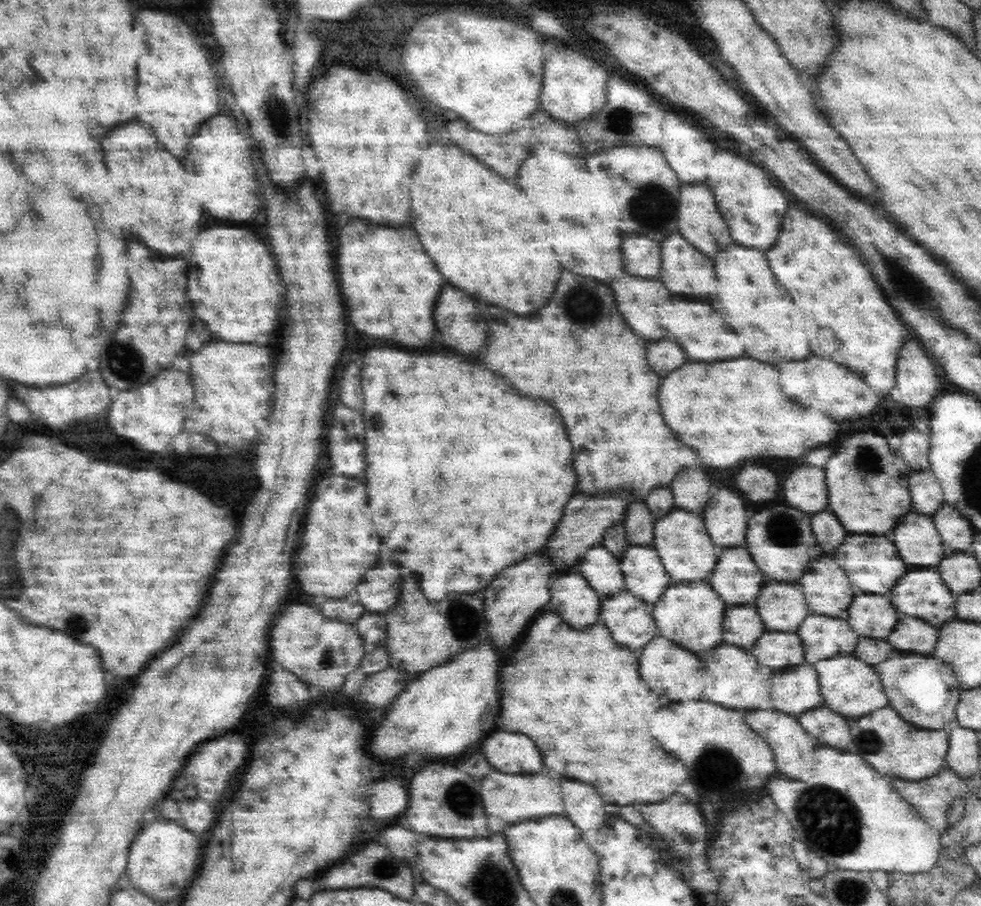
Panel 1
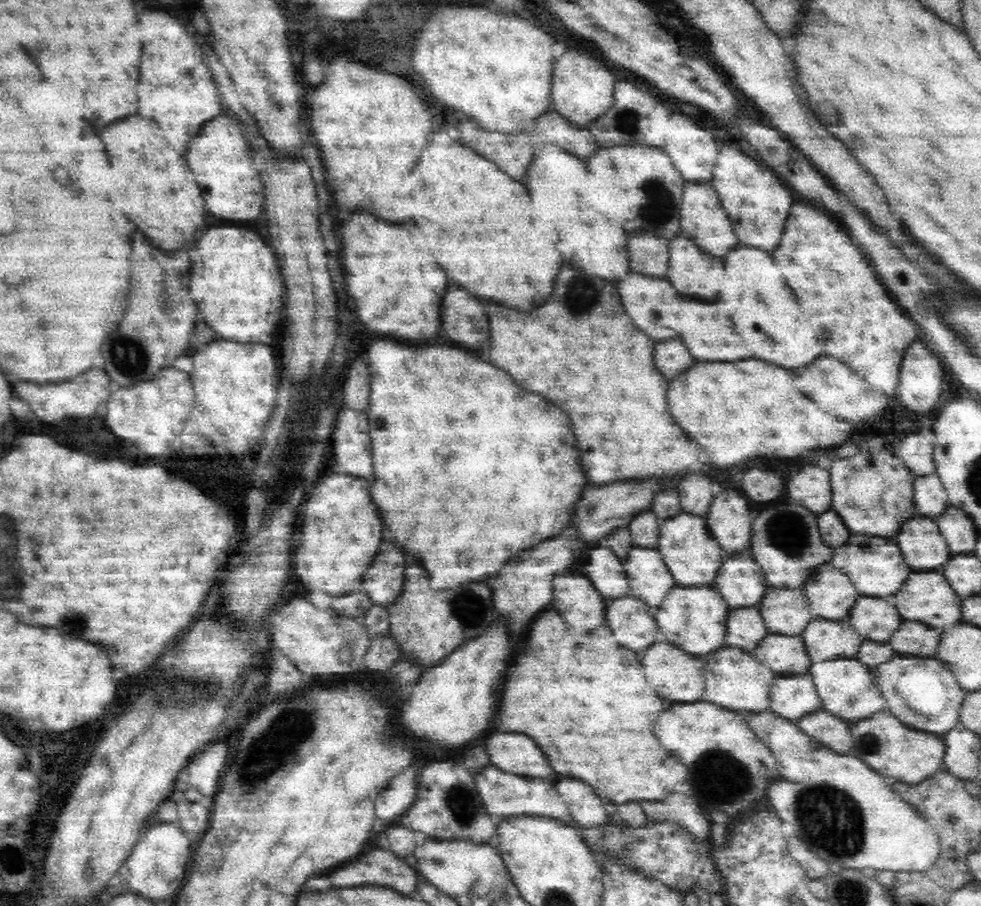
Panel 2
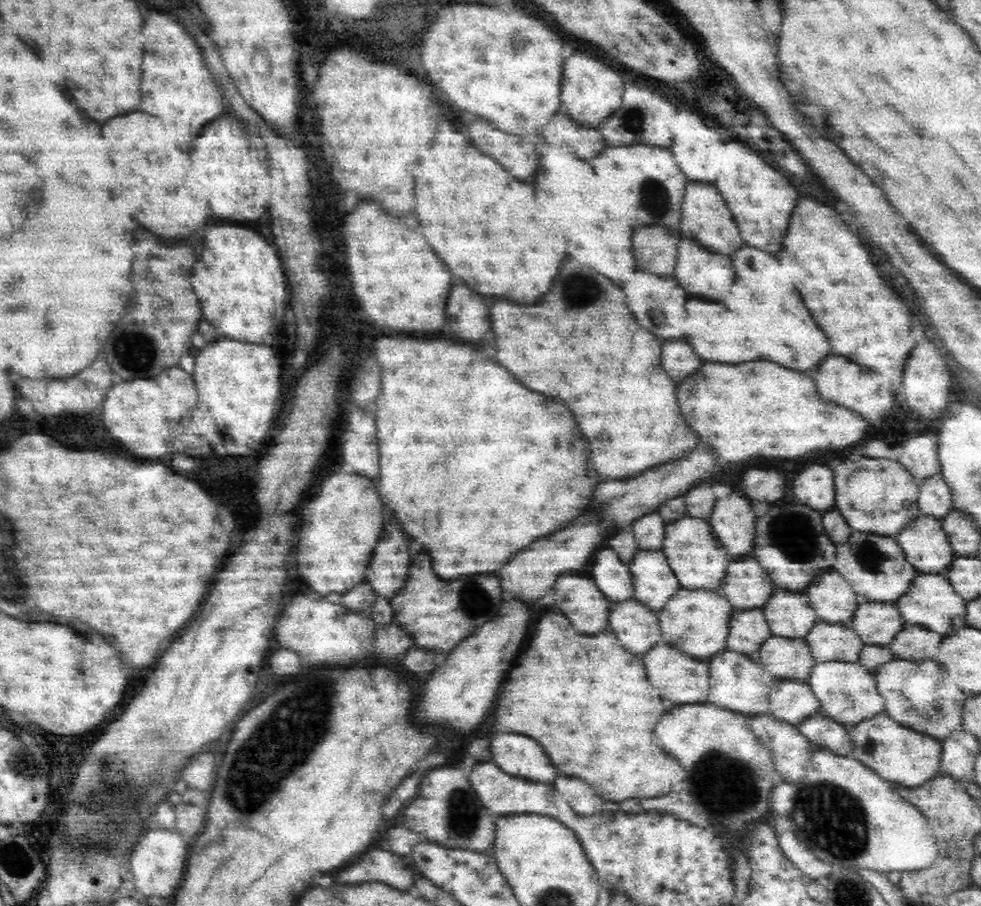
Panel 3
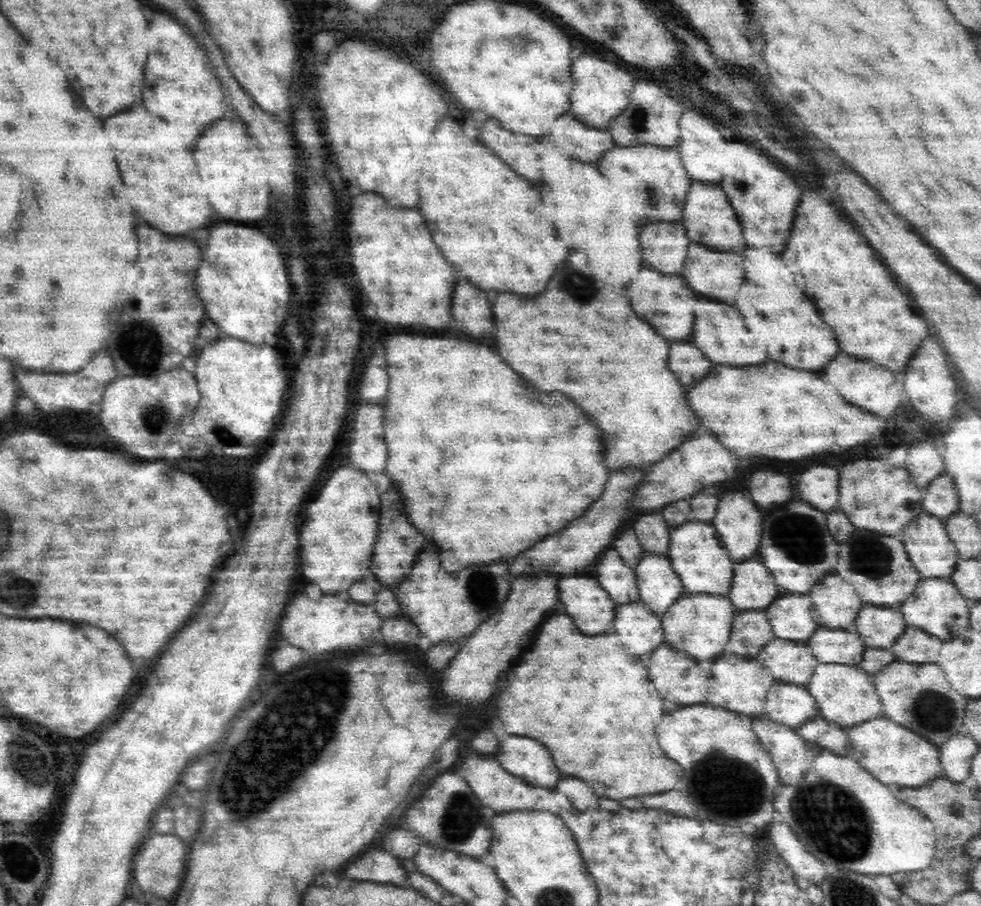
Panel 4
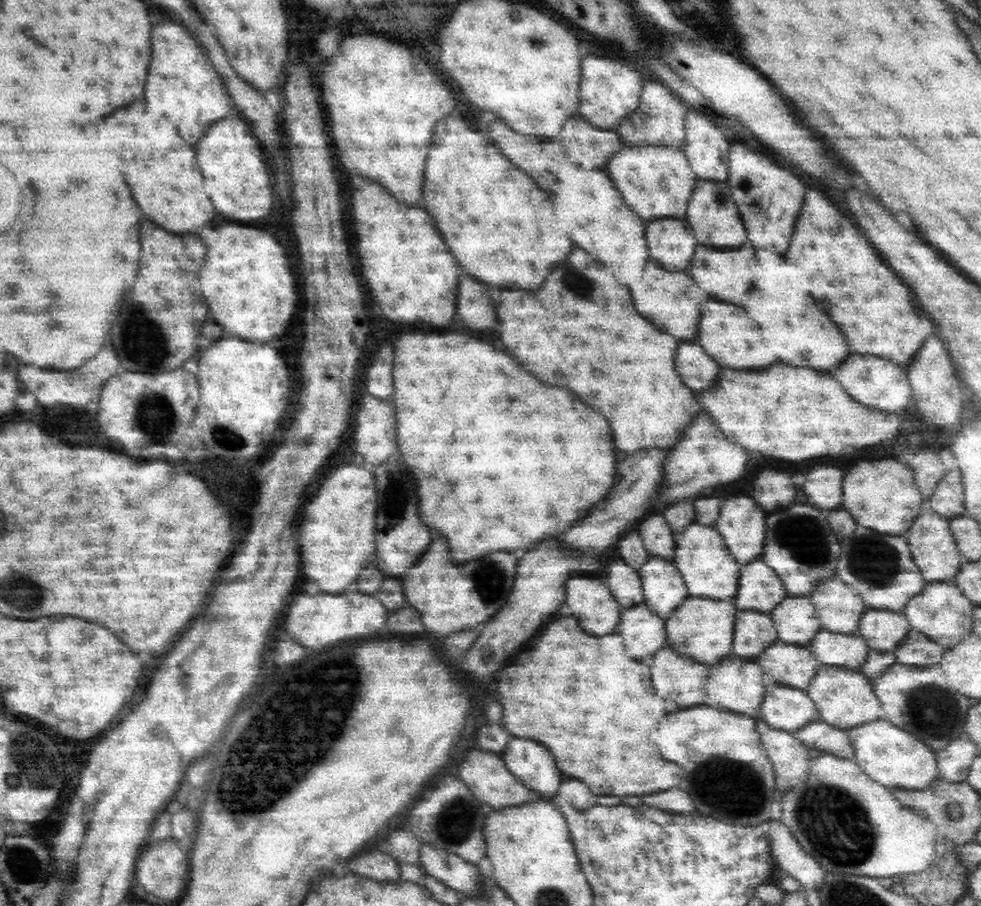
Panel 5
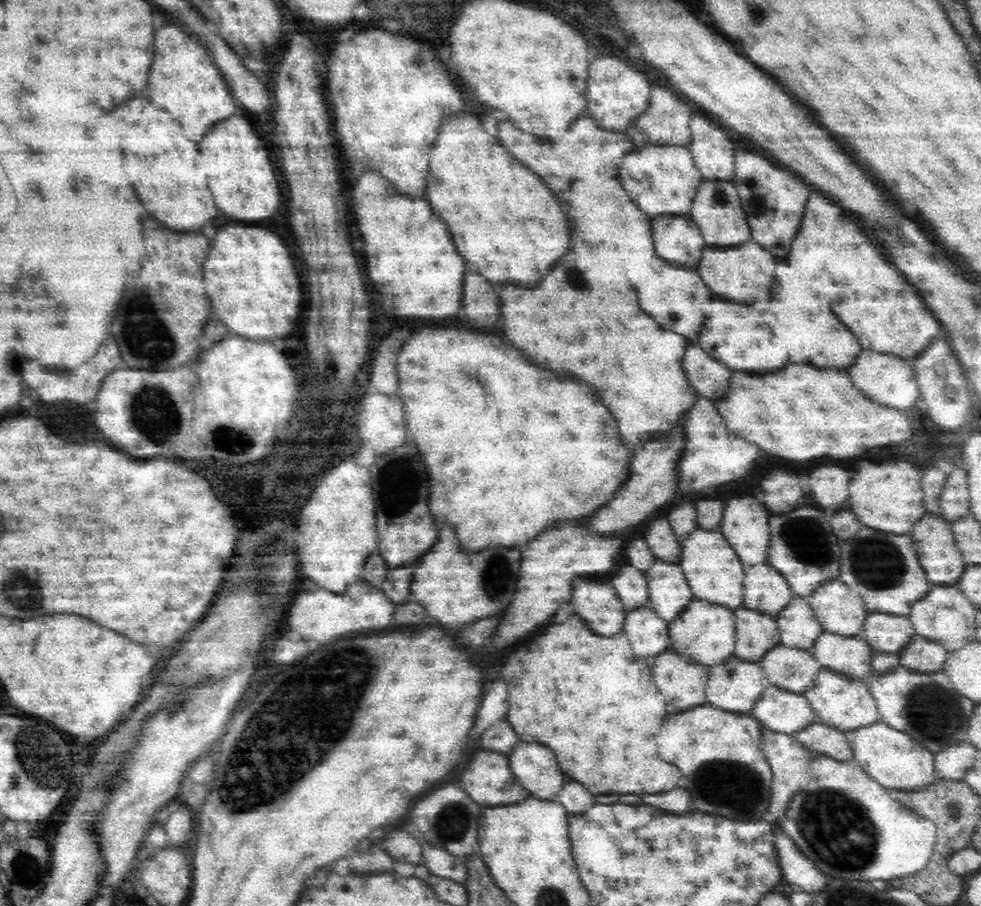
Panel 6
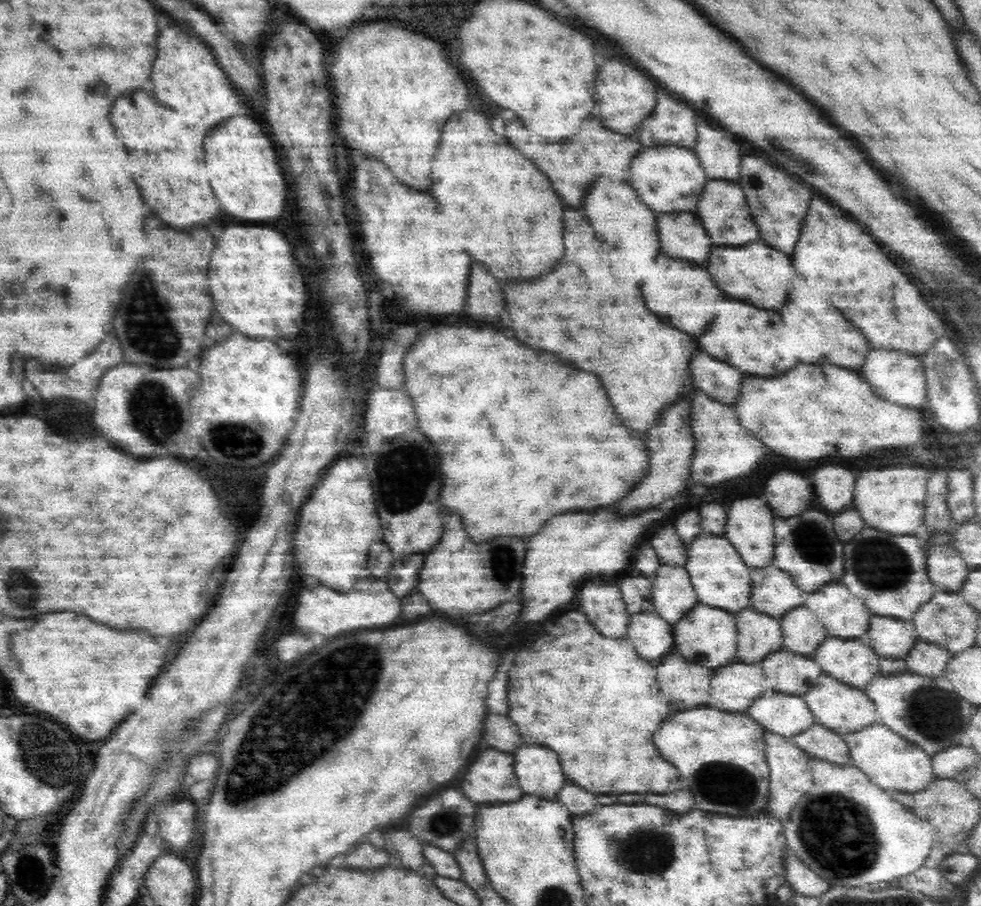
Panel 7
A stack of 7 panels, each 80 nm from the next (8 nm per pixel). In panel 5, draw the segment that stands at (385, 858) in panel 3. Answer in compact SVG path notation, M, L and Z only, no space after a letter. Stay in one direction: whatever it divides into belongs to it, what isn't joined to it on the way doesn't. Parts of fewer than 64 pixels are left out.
M372 850L368 854L350 858L350 864L354 873L364 874L364 876L372 876L372 878L398 878L399 864L395 858Z

